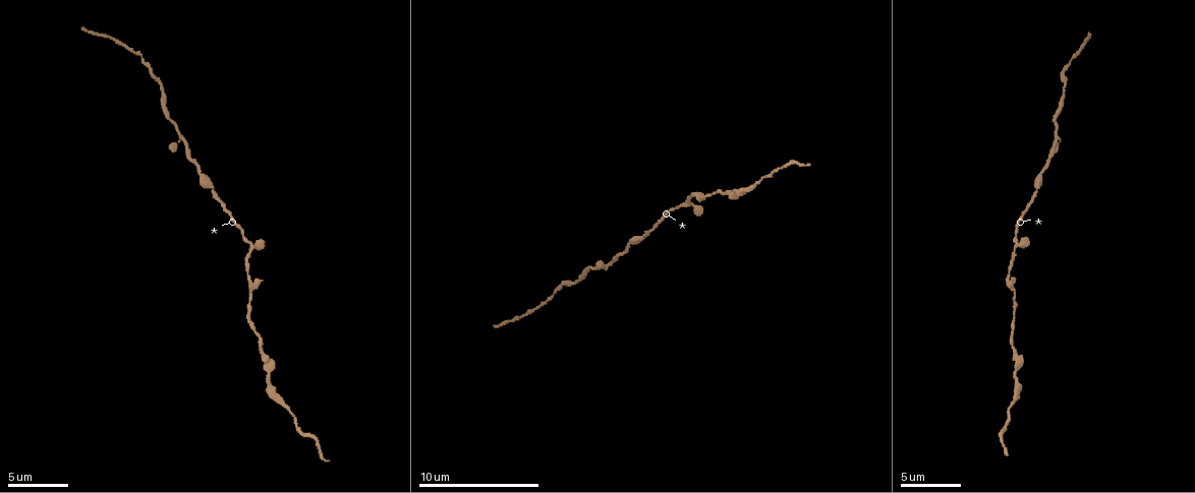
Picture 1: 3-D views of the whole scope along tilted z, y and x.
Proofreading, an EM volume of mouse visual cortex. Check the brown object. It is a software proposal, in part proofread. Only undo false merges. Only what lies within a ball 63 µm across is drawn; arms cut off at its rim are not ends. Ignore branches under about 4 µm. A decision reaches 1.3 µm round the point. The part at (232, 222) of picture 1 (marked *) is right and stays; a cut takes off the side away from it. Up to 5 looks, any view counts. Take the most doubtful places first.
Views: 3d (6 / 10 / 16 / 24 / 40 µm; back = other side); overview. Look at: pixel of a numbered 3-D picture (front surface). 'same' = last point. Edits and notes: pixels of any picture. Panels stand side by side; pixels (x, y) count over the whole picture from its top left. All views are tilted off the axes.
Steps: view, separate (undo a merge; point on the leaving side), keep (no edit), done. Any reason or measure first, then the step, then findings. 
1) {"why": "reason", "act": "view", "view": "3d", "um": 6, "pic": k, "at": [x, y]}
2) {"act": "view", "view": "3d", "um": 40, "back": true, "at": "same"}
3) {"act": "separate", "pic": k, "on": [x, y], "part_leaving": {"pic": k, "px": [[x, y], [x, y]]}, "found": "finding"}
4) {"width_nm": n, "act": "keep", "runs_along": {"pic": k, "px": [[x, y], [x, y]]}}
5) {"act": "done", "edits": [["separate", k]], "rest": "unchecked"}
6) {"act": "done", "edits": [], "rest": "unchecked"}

{"why": "three-way junction", "act": "view", "view": "3d", "um": 16, "pic": 1, "at": [1053, 143]}

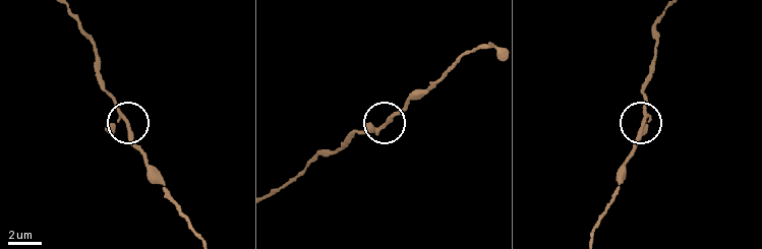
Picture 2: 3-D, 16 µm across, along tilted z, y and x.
{"why": "from behind", "act": "view", "view": "3d", "um": 16, "back": true, "pic": 2, "at": [641, 122]}

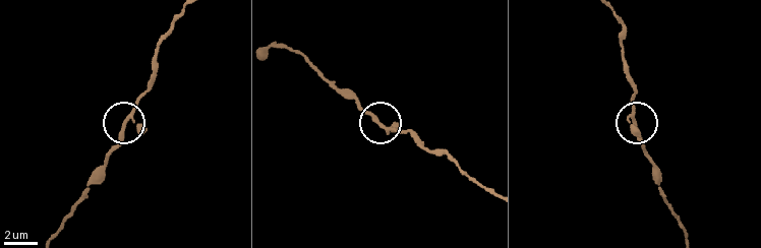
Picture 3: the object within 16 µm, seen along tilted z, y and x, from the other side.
{"act": "keep", "runs_along": {"pic": 3, "px": [[61, 229], [130, 111], [151, 87]]}, "found": "all the same cell"}

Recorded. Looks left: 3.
{"why": "thick turns thin", "act": "view", "view": "3d", "um": 16, "pic": 1, "at": [278, 404]}

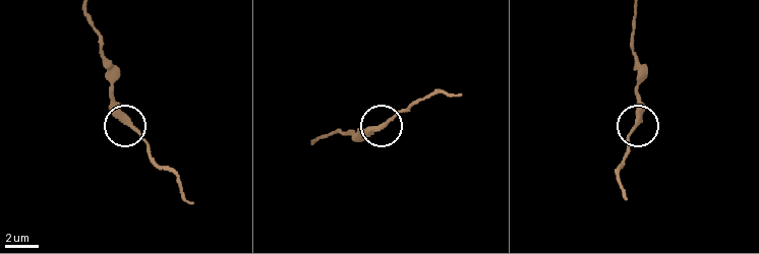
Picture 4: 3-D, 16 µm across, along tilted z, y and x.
{"act": "keep", "runs_along": {"pic": 4, "px": [[312, 142], [338, 130], [344, 133], [378, 128], [413, 105]]}, "found": "continuous, no second cell"}

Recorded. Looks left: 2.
{"why": "narrows sharply", "act": "view", "view": "3d", "um": 16, "pic": 1, "at": [1062, 89]}

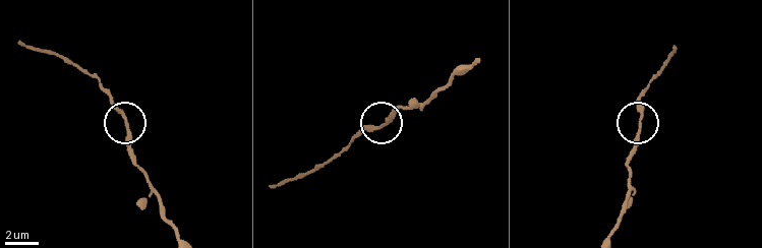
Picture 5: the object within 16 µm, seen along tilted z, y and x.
{"act": "view", "view": "3d", "um": 16, "back": true, "pic": 5, "at": [383, 124]}

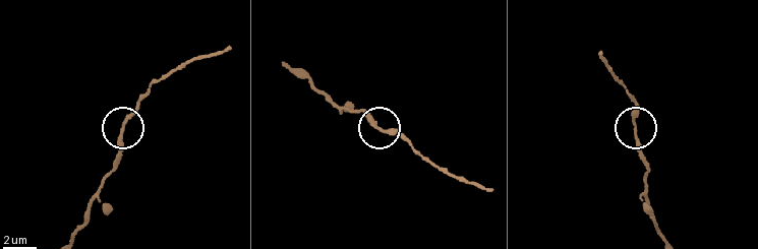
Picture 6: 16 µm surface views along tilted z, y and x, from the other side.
{"act": "keep", "runs_along": {"pic": 6, "px": [[71, 238], [113, 166], [124, 121], [144, 99]]}, "found": "continuous, no second cell"}

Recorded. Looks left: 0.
{"act": "done", "edits": [], "rest": "unchecked"}

